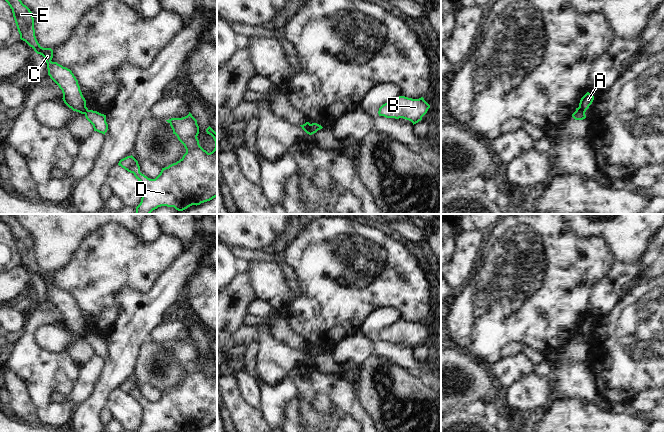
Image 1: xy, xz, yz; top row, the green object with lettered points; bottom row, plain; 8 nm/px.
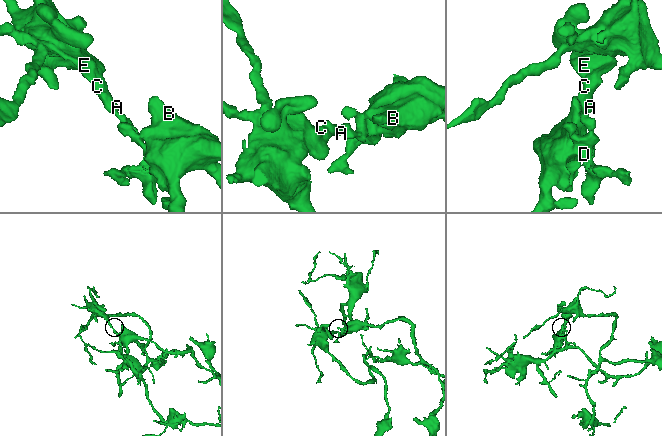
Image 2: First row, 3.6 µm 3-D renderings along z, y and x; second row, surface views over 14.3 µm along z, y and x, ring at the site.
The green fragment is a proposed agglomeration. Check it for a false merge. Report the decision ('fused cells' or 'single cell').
fused cells

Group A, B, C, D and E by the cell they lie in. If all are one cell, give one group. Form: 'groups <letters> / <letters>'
groups A C E / B D

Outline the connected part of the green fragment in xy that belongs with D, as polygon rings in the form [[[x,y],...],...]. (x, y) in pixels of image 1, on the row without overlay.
[[[190,336],[185,341],[166,345],[186,373],[179,385],[162,392],[155,403],[140,396],[132,379],[118,387],[142,408],[142,422],[136,432],[188,432],[217,421],[217,357],[210,350],[206,353],[215,365],[214,374],[208,377],[199,368],[199,350]]]

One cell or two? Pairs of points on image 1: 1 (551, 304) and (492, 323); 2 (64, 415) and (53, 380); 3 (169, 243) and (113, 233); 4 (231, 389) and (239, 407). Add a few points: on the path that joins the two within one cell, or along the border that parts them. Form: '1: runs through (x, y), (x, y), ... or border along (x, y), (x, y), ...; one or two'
1: runs through (536, 304), (532, 304), (516, 320), (507, 323); one
2: runs through (54, 409), (47, 402), (47, 390); one
3: runs through (155, 249), (129, 249), (127, 247); one
4: runs through (231, 393), (231, 399), (235, 403); one

